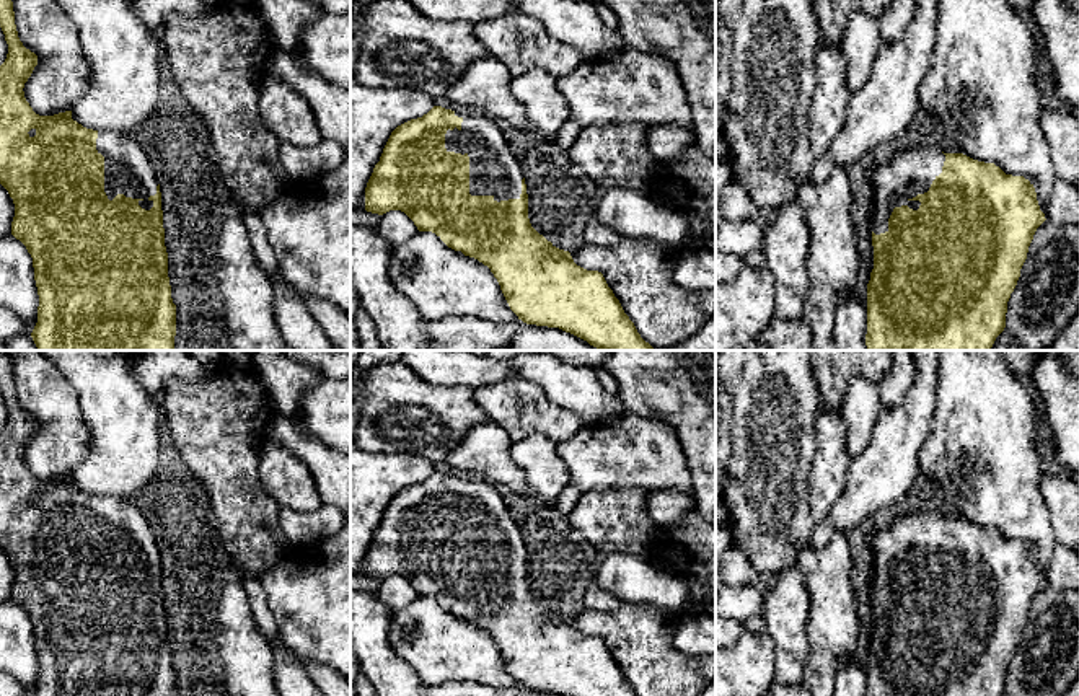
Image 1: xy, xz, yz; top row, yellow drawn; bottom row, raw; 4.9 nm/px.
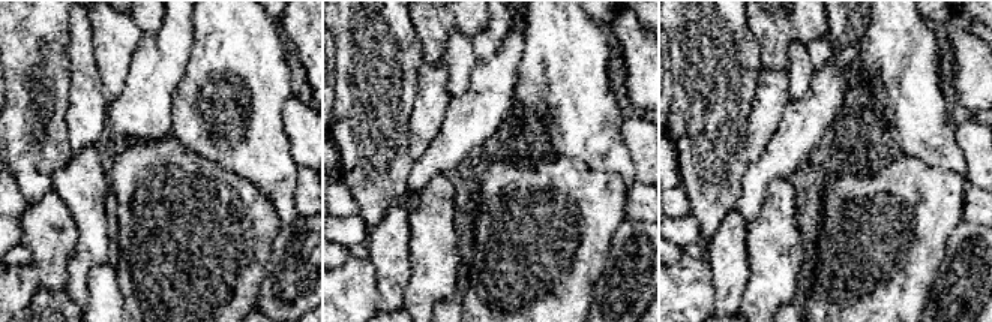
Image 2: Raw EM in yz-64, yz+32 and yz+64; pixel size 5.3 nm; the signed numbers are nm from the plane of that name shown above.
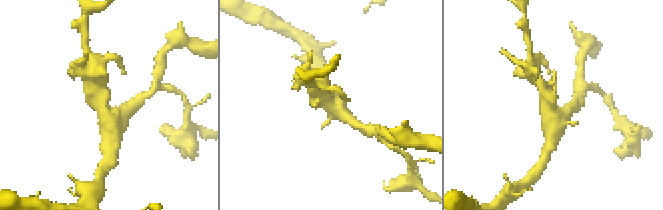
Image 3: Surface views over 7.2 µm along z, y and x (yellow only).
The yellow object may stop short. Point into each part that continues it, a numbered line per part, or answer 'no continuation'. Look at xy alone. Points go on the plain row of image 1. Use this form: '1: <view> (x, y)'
1: xy (127, 535)

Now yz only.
1: yz (903, 540)

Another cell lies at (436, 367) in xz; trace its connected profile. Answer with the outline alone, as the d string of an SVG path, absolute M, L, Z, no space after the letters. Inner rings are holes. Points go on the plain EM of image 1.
M403 350L403 362L429 385L479 388L520 377L515 359L494 360L466 350Z

